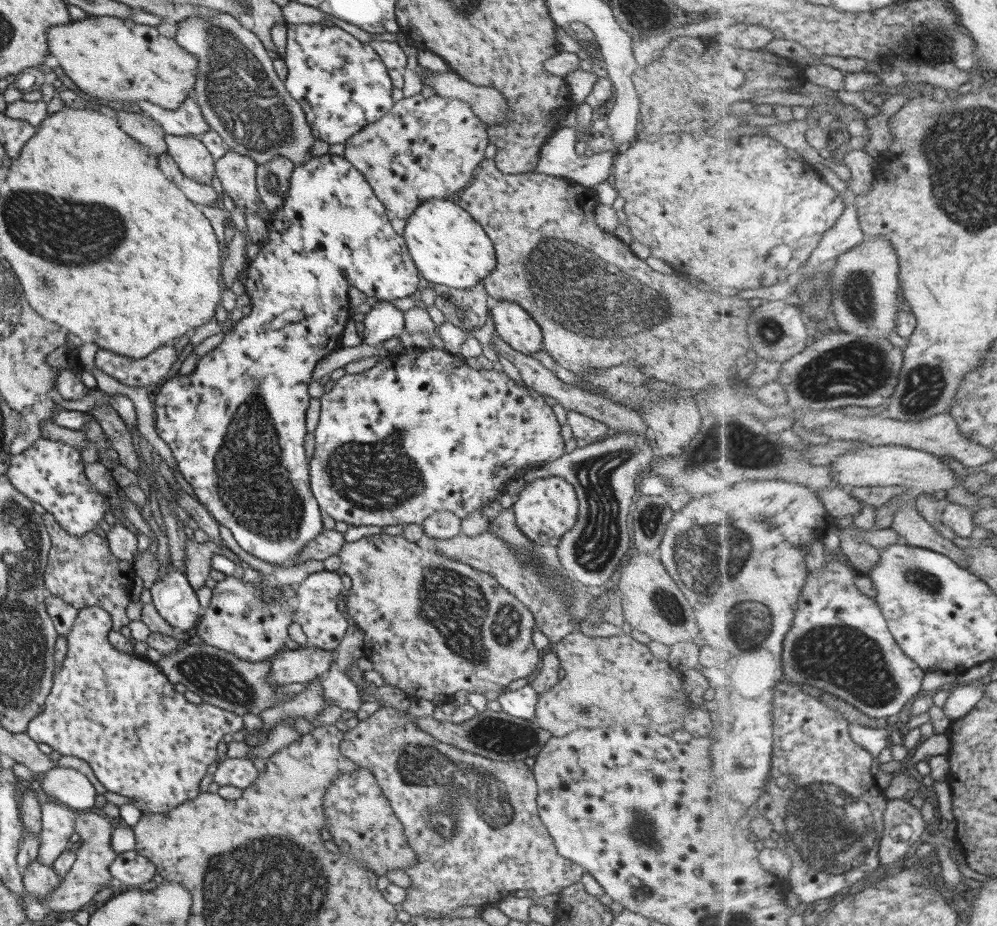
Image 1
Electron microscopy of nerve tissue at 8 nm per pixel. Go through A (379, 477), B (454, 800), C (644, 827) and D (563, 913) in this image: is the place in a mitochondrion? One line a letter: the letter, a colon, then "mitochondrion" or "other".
A: mitochondrion
B: mitochondrion
C: mitochondrion
D: other

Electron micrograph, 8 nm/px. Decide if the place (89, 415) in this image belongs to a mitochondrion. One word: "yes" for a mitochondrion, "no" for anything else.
no

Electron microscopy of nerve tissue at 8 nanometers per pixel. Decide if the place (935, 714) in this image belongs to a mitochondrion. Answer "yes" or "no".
no

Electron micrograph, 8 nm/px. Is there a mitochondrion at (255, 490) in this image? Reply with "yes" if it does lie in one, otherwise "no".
yes

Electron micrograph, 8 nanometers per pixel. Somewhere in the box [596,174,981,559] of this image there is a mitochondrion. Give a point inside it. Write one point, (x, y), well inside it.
(853, 370)

